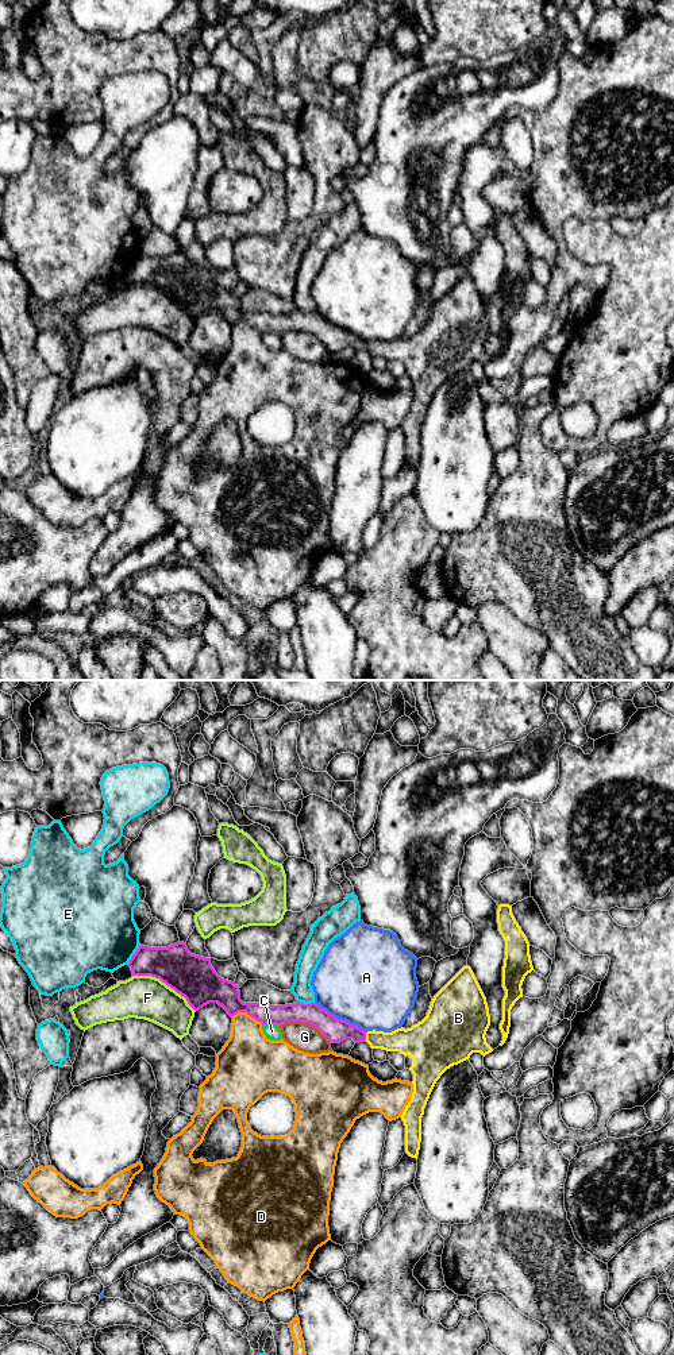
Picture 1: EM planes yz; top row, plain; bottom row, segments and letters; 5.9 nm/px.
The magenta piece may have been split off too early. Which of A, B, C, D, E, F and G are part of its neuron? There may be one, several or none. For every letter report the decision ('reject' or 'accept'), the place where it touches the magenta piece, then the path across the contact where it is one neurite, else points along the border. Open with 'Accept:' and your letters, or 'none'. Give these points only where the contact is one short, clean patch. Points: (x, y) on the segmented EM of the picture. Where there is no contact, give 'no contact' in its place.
Accept: B
A: reject; contact yz (341, 1019); border yz (315, 1002), (335, 1016), (366, 1031)
B: accept; contact yz (365, 1037); way yz (335, 1030), (353, 1031), (365, 1037), (384, 1041), (407, 1041)
C: reject; contact yz (270, 1023); border yz (262, 1023), (274, 1023), (277, 1026)
D: reject; contact yz (247, 1014)
E: reject; contact yz (134, 954)
F: reject; contact yz (165, 983)
G: reject; contact yz (305, 1022)

